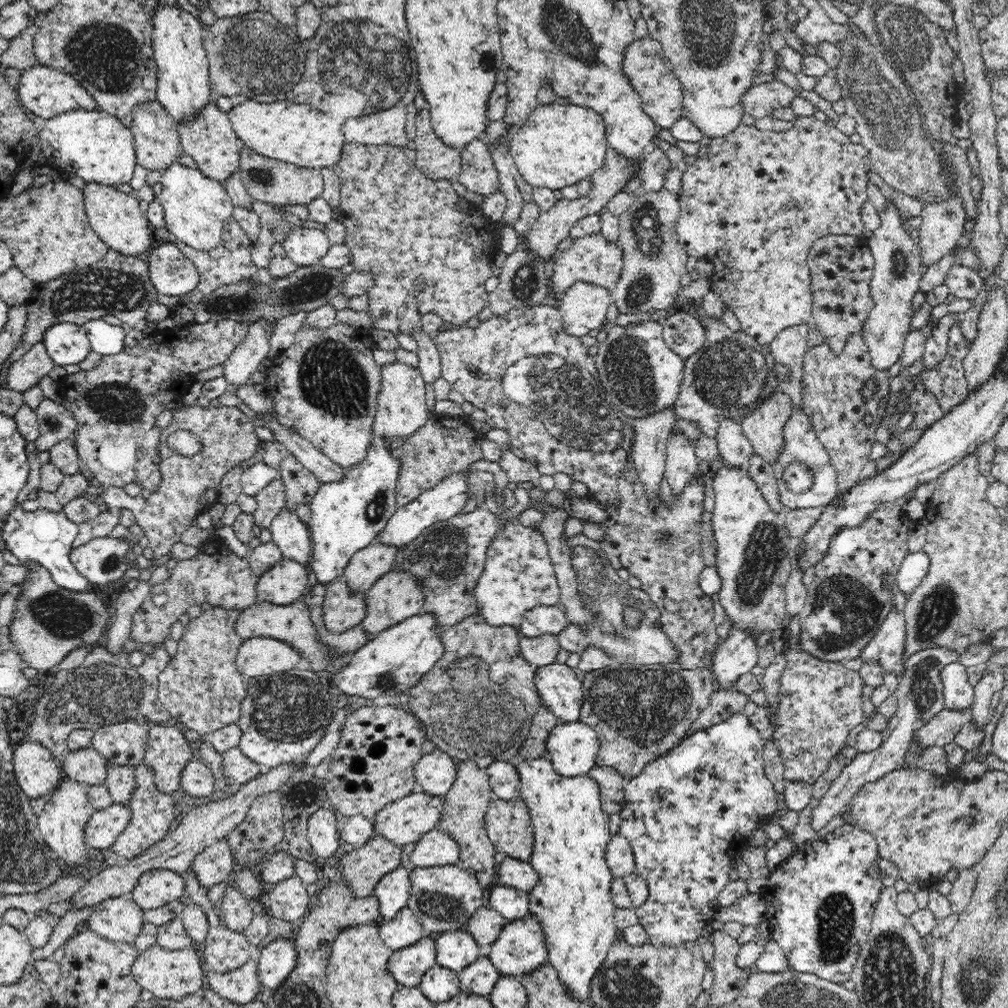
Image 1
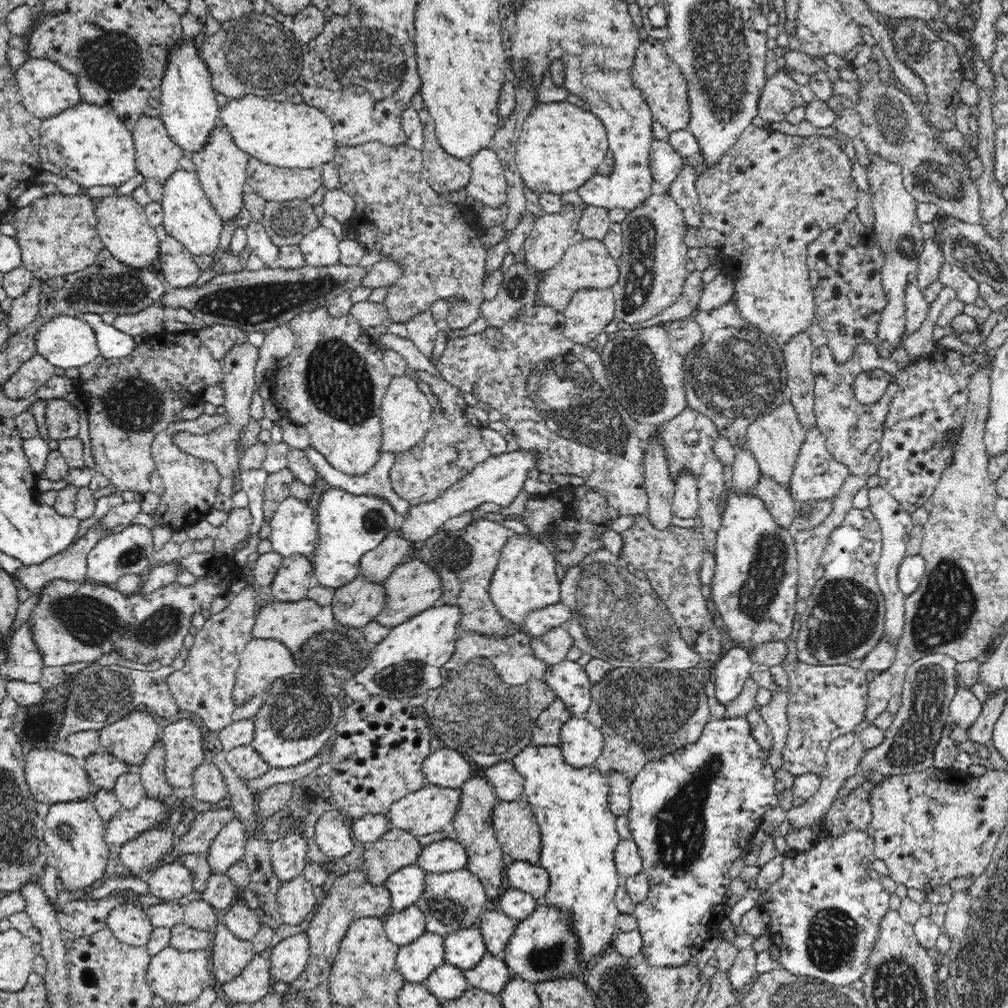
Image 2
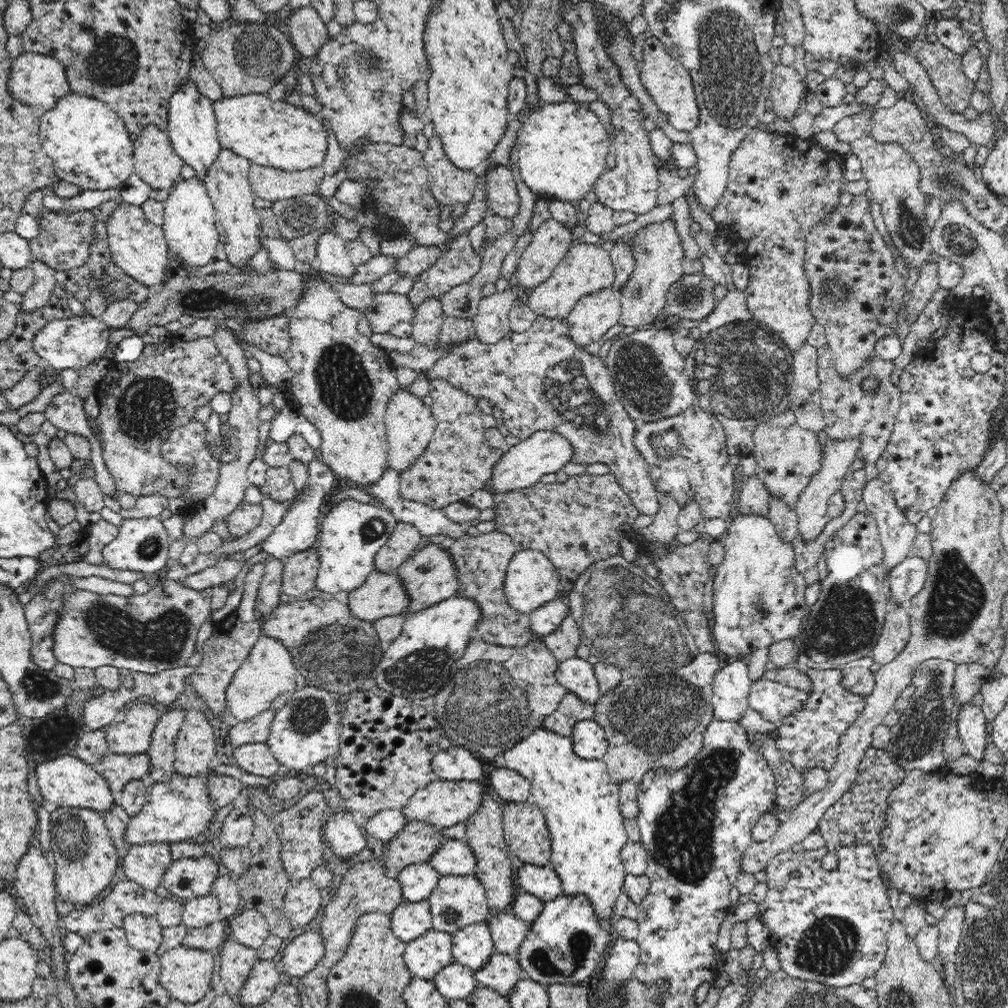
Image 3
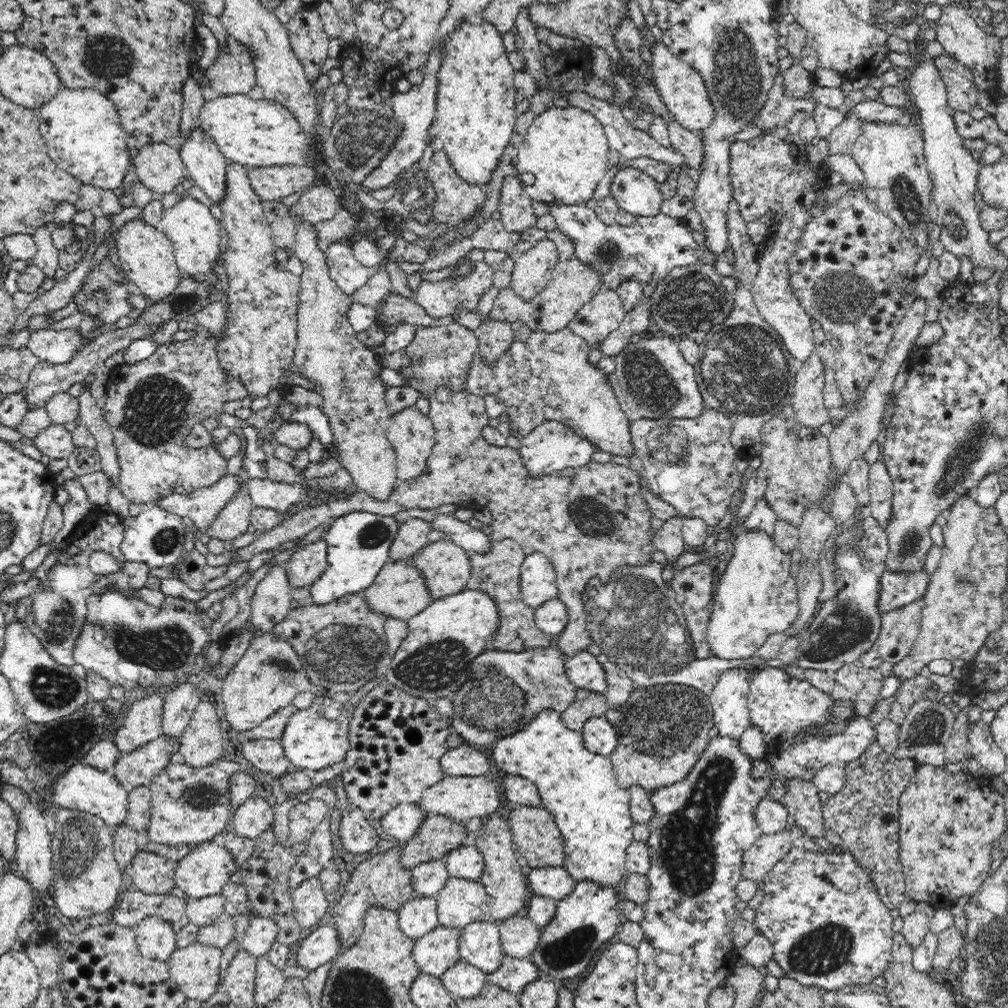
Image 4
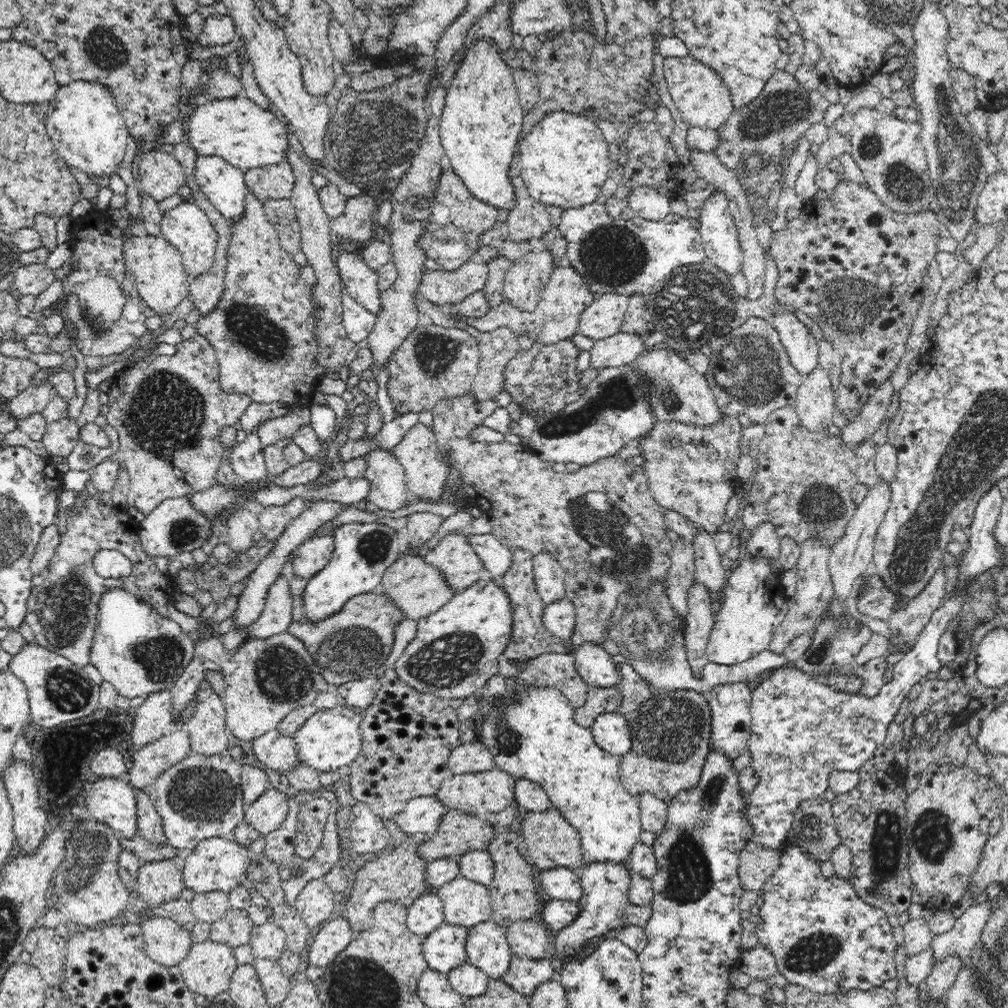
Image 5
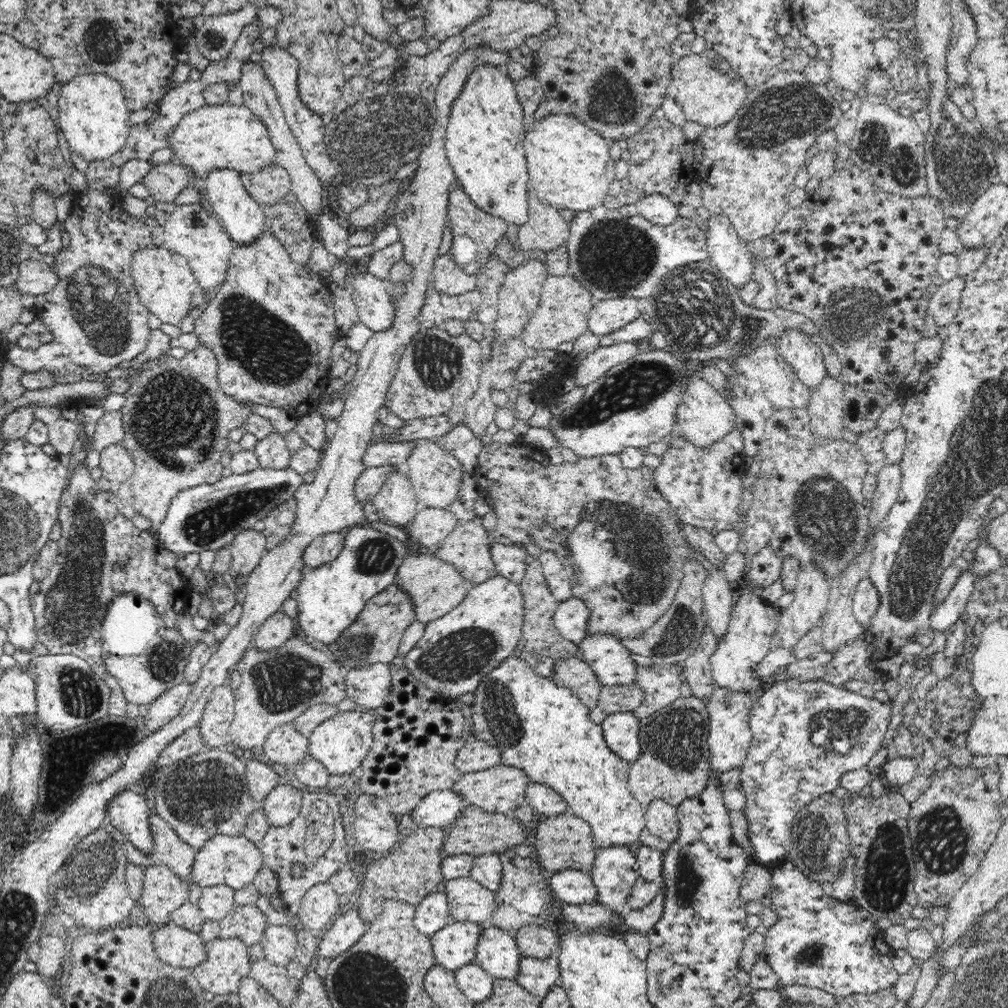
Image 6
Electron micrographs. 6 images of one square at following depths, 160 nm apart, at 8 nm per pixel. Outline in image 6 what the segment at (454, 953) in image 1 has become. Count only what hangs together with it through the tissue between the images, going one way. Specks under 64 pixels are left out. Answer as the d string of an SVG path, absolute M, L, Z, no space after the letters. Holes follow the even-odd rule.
M486 924L476 945L474 964L496 979L515 979L521 959L514 934Z

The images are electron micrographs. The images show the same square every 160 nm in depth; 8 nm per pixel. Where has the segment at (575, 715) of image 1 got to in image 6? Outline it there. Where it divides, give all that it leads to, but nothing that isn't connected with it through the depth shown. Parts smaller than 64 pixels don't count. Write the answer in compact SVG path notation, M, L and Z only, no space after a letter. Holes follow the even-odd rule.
M611 633L590 634L580 644L582 659L596 673L598 681L604 686L632 685L636 682L638 666L632 660L630 651L624 647L624 640L612 636Z

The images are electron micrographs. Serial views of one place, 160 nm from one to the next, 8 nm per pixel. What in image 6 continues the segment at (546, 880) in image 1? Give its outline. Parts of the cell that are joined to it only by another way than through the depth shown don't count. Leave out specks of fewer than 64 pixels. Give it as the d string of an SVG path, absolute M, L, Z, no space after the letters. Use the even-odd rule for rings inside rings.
M511 655L506 658L497 668L486 674L485 678L478 684L477 690L474 694L473 704L473 721L474 721L474 734L478 738L485 739L486 742L493 743L501 750L502 765L508 767L517 767L522 769L528 775L530 782L540 783L550 788L556 789L558 794L567 802L569 812L579 816L585 820L592 827L593 841L597 849L606 848L606 846L614 846L614 844L623 844L624 846L637 846L639 844L638 836L644 830L646 819L645 812L647 807L639 803L634 798L634 795L629 791L628 776L630 774L630 762L619 758L615 752L610 750L604 738L603 728L600 724L592 722L589 717L590 708L586 707L572 691L566 686L556 683L552 678L540 676L526 661Z

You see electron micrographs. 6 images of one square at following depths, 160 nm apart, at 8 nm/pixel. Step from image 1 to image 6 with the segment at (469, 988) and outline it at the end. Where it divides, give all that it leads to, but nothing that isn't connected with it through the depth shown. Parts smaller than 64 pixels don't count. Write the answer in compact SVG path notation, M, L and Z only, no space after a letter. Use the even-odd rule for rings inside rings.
M522 956L515 979L530 994L544 998L557 985L558 977L559 960L555 956L544 960Z

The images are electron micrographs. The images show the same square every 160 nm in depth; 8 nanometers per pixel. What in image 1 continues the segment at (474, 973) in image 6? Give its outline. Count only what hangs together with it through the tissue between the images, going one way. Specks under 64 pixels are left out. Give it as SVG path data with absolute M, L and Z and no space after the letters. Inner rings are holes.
M438 964L430 967L419 982L422 994L434 1004L449 1001L462 992L456 971Z

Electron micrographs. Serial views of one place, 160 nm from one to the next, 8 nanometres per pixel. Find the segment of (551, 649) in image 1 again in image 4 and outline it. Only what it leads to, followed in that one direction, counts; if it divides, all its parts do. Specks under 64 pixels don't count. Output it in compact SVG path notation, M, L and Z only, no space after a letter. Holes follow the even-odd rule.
M440 387L430 396L429 406L435 444L421 477L399 482L385 501L358 490L351 496L310 504L272 530L260 533L250 545L234 551L230 562L222 565L227 570L231 564L248 562L256 554L304 537L320 524L354 511L392 517L410 508L426 510L444 504L481 504L493 511L490 537L494 542L512 539L527 555L543 551L551 559L558 582L557 596L566 605L569 617L564 632L555 639L555 647L567 658L587 650L593 640L589 614L582 600L586 585L594 577L598 577L603 586L609 585L613 572L622 565L635 567L653 563L650 560L656 551L652 543L656 530L650 524L654 516L643 495L641 474L624 465L590 461L573 476L533 476L523 463L519 449L493 446L482 437L481 431L489 422L483 397L467 390L454 392Z

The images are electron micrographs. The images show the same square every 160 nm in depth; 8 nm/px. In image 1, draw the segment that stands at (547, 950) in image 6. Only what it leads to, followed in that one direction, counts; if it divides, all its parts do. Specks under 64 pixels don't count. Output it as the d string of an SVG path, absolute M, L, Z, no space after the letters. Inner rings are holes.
M480 907L467 922L467 931L476 939L479 946L486 946L498 940L498 935L507 923L508 920L496 910Z

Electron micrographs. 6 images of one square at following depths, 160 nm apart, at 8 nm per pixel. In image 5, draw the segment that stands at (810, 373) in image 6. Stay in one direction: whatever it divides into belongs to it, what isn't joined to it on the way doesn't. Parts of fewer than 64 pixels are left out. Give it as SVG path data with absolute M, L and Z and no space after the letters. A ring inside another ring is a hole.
M788 307L776 313L772 322L778 331L780 343L786 351L792 366L802 376L809 375L819 368L818 343L814 336Z

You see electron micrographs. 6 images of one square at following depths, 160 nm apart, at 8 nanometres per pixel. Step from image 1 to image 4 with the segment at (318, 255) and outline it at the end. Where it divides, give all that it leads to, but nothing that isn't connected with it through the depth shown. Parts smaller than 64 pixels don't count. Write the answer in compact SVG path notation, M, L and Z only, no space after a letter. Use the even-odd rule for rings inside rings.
M335 242L325 250L332 279L348 296L352 296L370 280L370 268L360 264L349 243Z

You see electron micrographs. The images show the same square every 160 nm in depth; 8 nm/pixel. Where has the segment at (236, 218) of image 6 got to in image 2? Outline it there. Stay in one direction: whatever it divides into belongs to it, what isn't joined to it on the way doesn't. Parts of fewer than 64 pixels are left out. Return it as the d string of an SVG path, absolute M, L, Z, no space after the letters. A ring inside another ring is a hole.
M186 39L174 47L169 54L169 61L161 82L160 117L170 139L181 150L192 156L206 148L212 130L220 124L215 94L208 67L202 61L202 57L196 53L194 41Z

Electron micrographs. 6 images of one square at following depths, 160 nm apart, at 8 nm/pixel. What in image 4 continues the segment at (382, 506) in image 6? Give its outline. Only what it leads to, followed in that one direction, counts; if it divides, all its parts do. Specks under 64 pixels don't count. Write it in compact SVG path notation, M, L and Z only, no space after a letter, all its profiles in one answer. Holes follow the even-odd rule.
M298 215L295 226L297 233L295 246L292 250L305 267L303 273L298 276L302 280L302 284L300 284L301 290L298 295L300 301L297 310L297 345L293 358L294 366L299 370L300 375L317 384L318 387L315 388L315 391L324 398L320 407L330 419L333 435L333 443L328 449L335 449L339 452L343 467L350 472L353 483L358 486L358 490L367 492L374 499L385 501L388 500L399 480L396 470L396 453L387 438L387 424L392 414L390 414L385 399L386 384L376 379L376 374L380 372L381 367L374 361L372 349L366 347L364 343L360 343L356 332L350 328L346 312L348 312L353 300L332 279L326 253L317 246L316 225L302 221L302 217Z

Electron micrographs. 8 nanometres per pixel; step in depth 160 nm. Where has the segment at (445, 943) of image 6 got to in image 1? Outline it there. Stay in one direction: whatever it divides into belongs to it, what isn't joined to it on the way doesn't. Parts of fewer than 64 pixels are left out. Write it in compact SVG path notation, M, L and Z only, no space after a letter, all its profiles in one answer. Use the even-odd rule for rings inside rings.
M426 934L414 945L394 951L388 970L400 986L416 987L424 973L437 964L435 958L435 935Z

